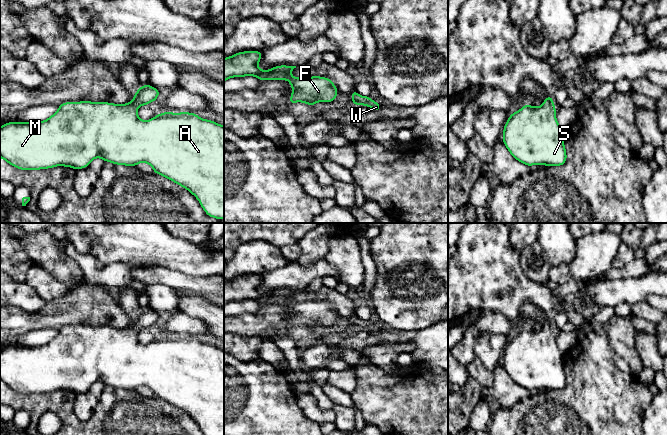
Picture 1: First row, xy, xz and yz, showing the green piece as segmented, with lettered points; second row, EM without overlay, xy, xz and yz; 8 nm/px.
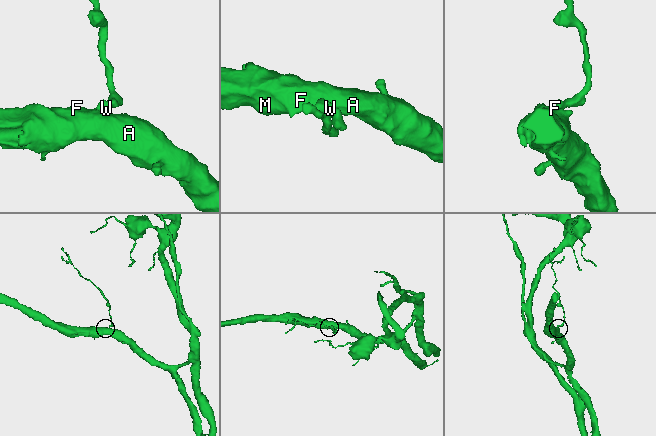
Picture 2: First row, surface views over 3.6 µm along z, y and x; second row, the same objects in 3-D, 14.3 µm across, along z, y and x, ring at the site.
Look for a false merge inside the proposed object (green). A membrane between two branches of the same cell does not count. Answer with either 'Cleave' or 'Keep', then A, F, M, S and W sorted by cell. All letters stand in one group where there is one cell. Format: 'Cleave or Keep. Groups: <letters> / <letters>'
Keep. Groups: A F M S W

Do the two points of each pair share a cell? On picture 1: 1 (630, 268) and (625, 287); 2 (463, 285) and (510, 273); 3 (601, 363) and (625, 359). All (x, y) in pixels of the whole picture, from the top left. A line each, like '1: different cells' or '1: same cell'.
1: different cells
2: same cell
3: different cells

